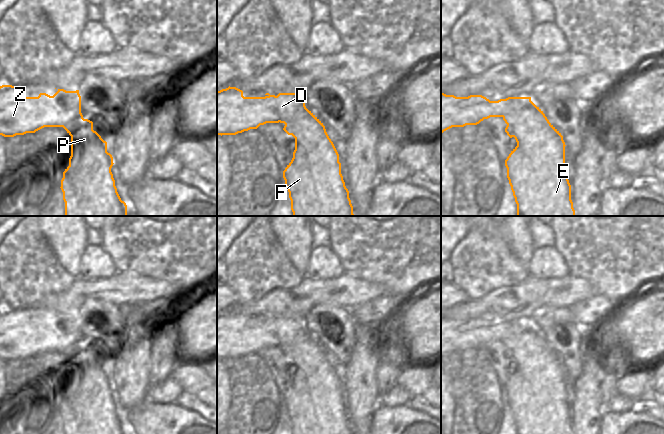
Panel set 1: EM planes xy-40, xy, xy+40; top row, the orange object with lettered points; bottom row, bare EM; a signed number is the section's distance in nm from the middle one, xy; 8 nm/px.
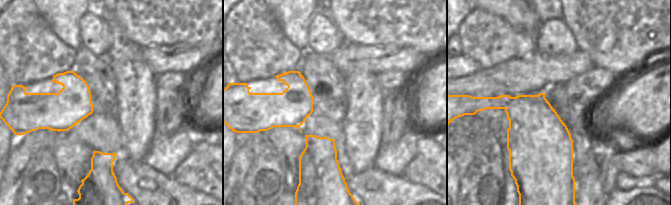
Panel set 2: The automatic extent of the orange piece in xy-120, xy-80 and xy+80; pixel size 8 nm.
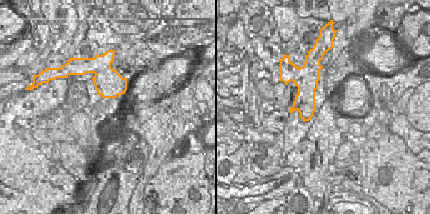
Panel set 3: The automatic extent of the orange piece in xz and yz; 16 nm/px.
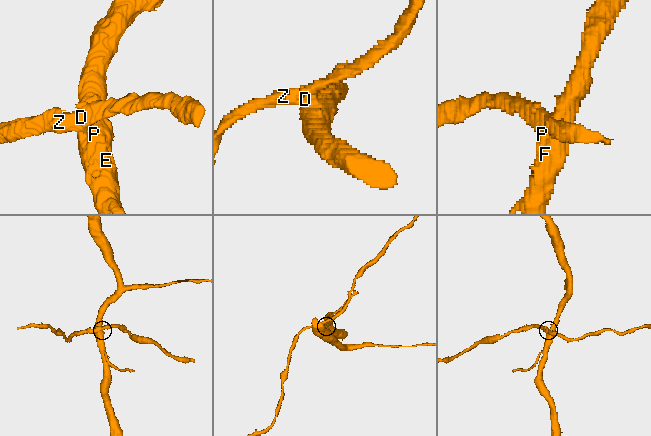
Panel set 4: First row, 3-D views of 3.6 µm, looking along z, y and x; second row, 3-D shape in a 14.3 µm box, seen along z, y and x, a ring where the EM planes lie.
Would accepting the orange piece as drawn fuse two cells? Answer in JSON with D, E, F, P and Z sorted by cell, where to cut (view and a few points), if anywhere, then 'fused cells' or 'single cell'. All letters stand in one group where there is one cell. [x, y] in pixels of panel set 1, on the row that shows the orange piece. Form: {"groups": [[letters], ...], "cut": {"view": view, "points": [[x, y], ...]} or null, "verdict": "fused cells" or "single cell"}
{"groups": [["D", "Z"], ["E", "F", "P"]], "cut": {"view": "xy+40", "points": [[532, 102], [521, 106], [503, 117]]}, "verdict": "fused cells"}

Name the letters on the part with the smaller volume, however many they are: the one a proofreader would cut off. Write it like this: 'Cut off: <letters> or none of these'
Cut off: D, Z

